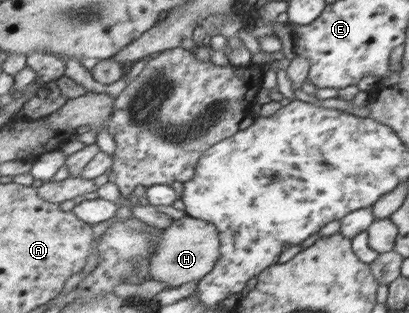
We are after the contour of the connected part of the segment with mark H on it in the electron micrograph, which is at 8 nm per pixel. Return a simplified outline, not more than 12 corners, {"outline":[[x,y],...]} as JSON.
{"outline":[[185,215],[162,232],[150,277],[200,281],[221,258],[217,227]]}

